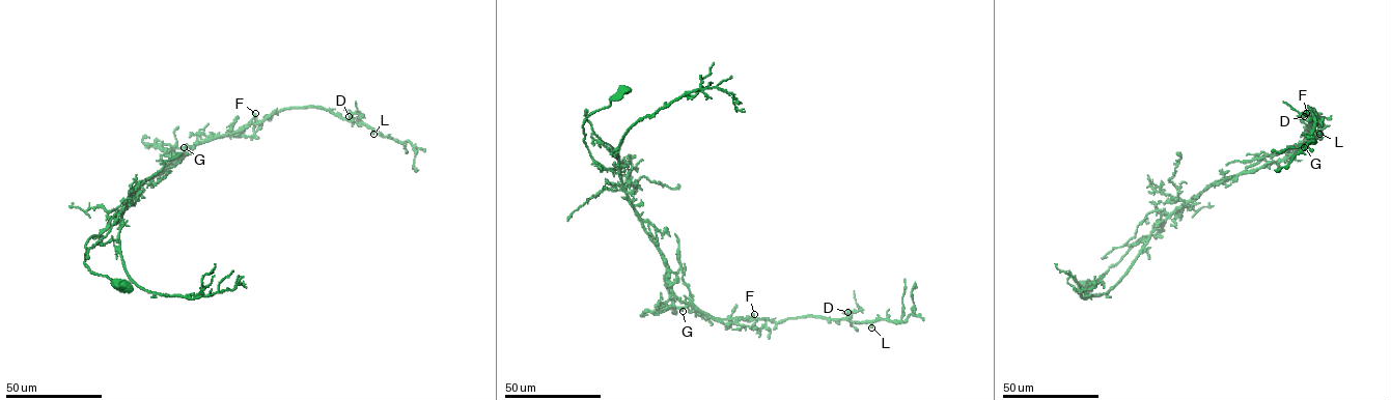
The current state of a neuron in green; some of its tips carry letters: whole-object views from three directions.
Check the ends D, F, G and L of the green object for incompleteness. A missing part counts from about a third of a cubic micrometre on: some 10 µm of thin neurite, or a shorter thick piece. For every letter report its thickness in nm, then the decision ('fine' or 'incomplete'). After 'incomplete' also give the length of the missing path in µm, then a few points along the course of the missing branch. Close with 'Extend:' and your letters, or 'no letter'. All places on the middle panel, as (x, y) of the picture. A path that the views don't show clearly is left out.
D: 700 nm | fine
F: 650 nm | incomplete | 4 µm
G: 500 nm | fine
L: 500 nm | fine
Extend: F

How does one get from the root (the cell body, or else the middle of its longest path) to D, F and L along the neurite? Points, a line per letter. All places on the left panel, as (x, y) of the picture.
D: (126, 285), (91, 272), (85, 245), (178, 155), (286, 109), (322, 107), (349, 116)
F: (126, 285), (88, 268), (88, 240), (114, 225), (142, 184), (178, 155), (240, 132), (255, 113)
L: (126, 285), (88, 268), (85, 244), (120, 219), (146, 180), (197, 143), (307, 107), (359, 119), (373, 134)

